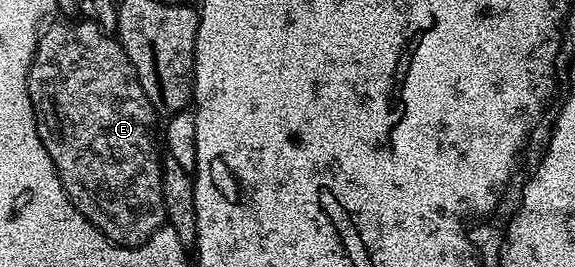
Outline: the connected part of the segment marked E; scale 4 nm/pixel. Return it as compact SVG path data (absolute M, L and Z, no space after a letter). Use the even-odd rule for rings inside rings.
M92 19L79 21L80 20L77 20L75 23L64 23L68 25L50 26L51 24L49 24L47 28L41 32L37 40L36 54L34 55L32 66L28 72L28 94L30 95L30 103L34 107L38 135L42 139L42 143L46 147L46 151L52 161L60 161L60 153L64 153L64 149L60 149L60 145L72 145L72 141L60 141L60 137L68 137L68 129L88 129L88 137L92 137L92 153L124 153L124 161L140 161L140 169L144 169L144 177L140 177L140 185L136 185L136 181L132 181L132 193L136 193L136 197L140 197L140 205L144 205L144 209L148 209L148 213L152 213L152 217L144 217L144 221L148 221L148 229L158 229L161 225L165 224L166 219L160 215L160 204L163 203L161 177L162 157L161 154L156 154L155 145L156 139L158 141L158 131L156 135L157 111L150 103L150 99L146 99L146 91L142 91L142 83L138 79L138 71L134 71L134 63L130 63L130 59L126 55L126 51L120 45L119 40L117 40L115 36L104 33Z

